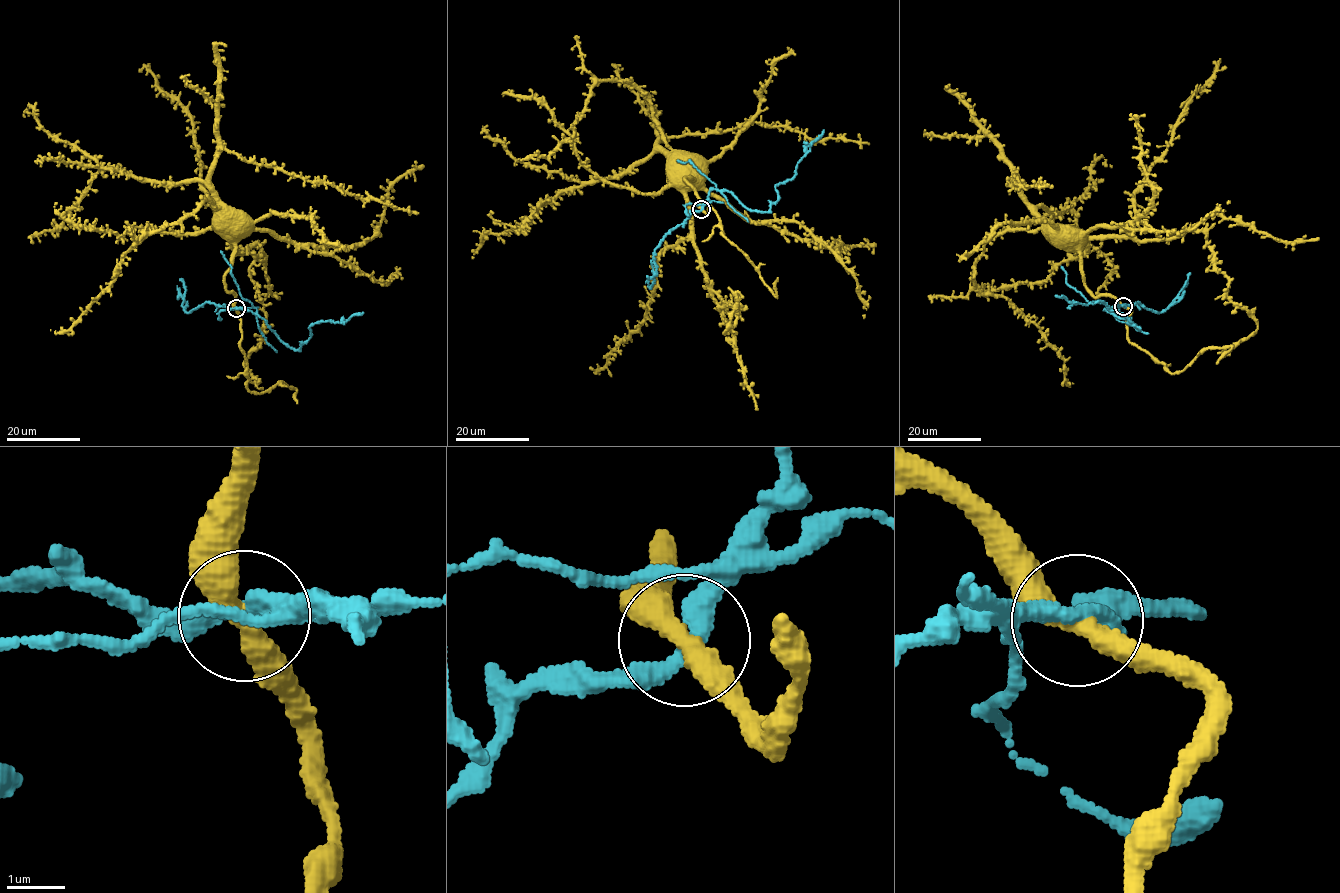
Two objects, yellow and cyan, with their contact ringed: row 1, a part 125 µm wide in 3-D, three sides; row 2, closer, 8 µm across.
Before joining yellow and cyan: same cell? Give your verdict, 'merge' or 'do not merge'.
do not merge

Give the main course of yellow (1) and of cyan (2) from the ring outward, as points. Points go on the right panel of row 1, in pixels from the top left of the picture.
1: (1122, 305), (1094, 296), (1080, 254), (1040, 229), (986, 243), (974, 284), (1036, 324), (1072, 383)
2: (1122, 305), (1105, 309), (1140, 329), (1105, 303), (1069, 302), (1055, 295)

